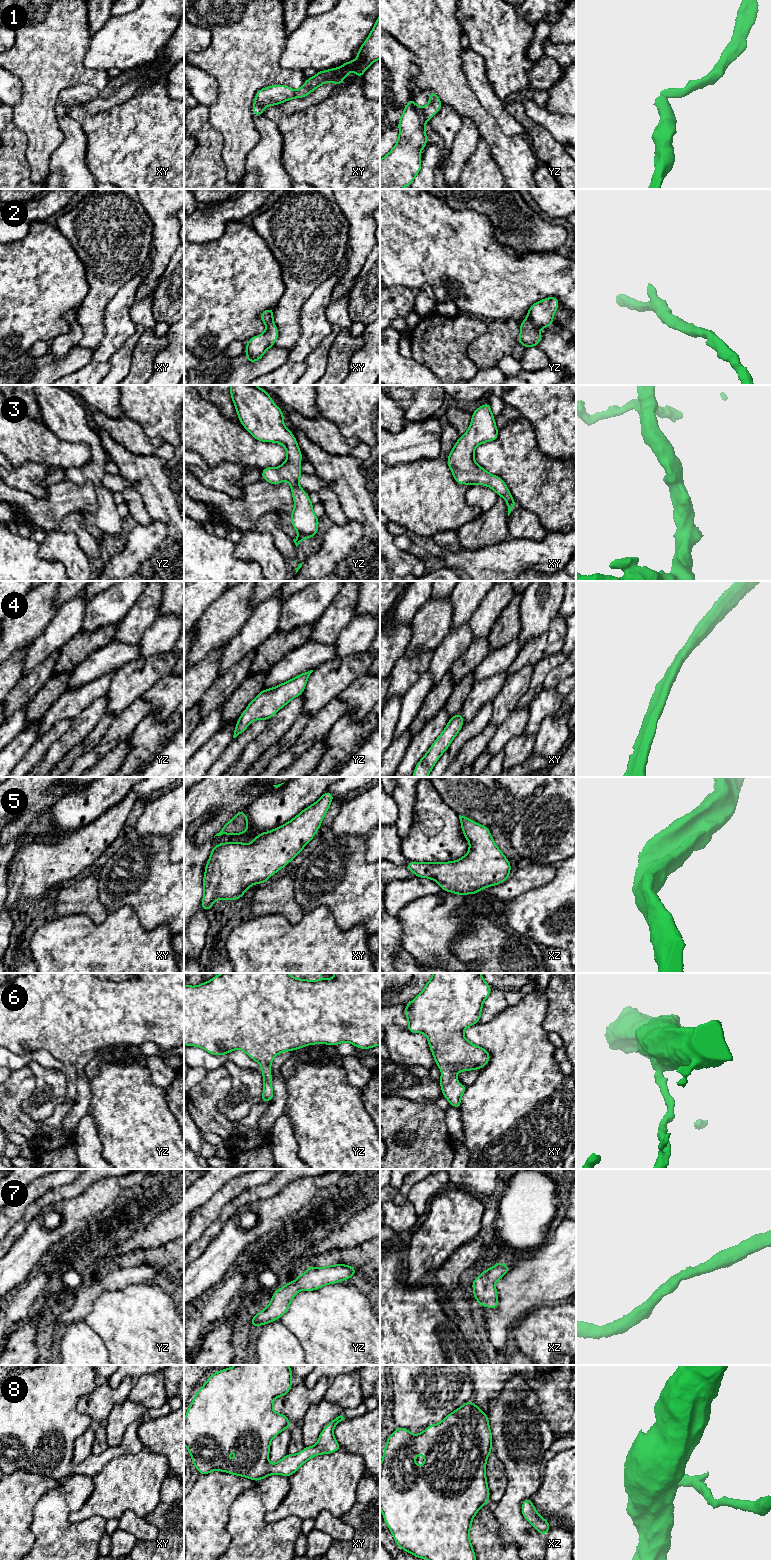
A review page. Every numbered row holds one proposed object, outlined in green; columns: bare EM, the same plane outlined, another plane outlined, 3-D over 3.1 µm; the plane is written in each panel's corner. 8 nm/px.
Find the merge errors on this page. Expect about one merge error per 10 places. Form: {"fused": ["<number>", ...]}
{"fused": []}

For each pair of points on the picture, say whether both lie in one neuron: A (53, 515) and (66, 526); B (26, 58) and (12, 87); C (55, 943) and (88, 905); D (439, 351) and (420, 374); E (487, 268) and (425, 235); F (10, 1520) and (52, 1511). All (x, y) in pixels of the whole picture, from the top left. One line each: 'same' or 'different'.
A: different
B: different
C: different
D: different
E: same
F: different

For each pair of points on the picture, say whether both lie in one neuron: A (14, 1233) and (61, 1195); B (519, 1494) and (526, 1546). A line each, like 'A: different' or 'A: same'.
A: same
B: same

